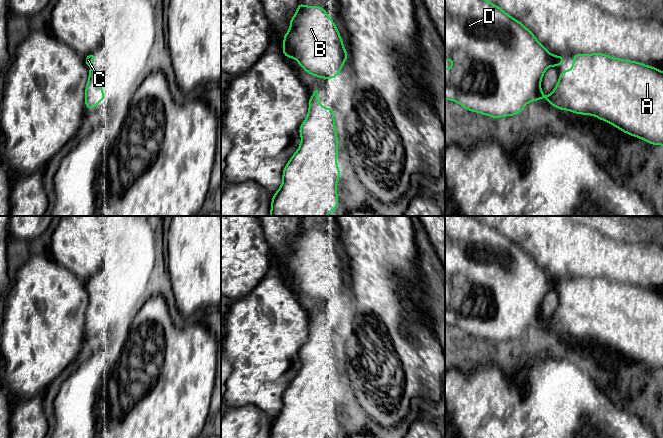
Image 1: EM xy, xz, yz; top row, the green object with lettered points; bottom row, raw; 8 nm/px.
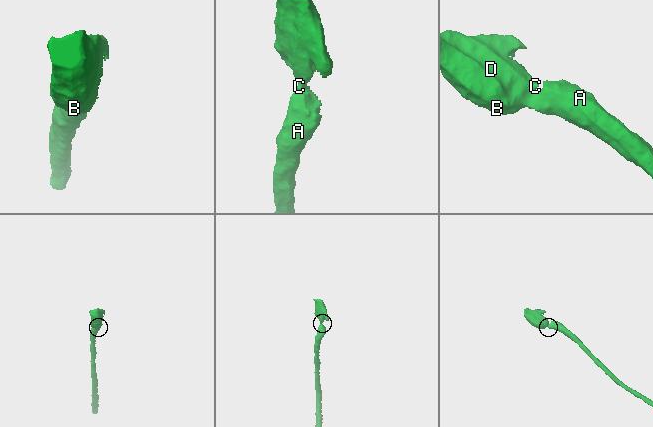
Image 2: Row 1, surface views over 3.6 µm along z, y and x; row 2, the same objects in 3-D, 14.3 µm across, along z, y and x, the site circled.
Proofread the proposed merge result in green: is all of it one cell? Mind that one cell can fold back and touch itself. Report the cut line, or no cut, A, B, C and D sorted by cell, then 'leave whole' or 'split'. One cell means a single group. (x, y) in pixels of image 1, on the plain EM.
no cut; A B C D; leave whole

